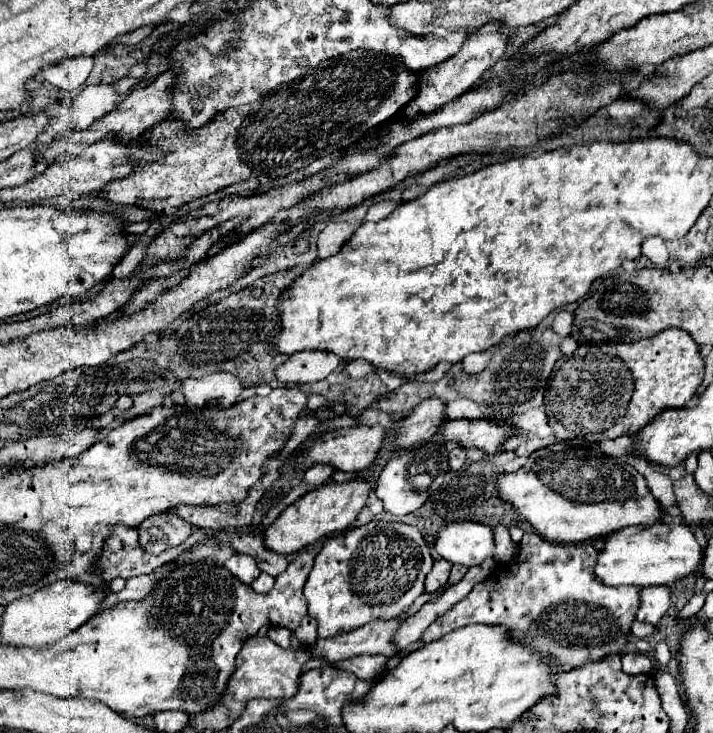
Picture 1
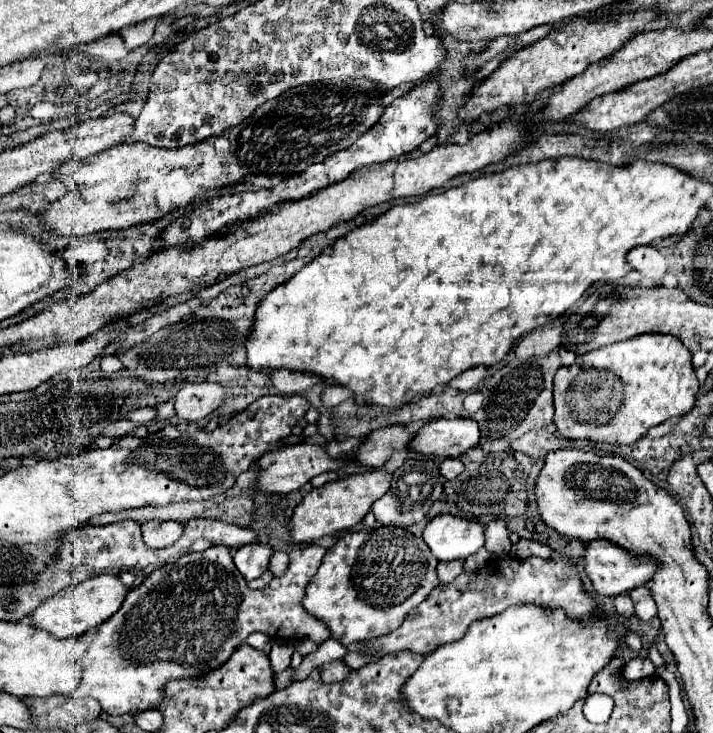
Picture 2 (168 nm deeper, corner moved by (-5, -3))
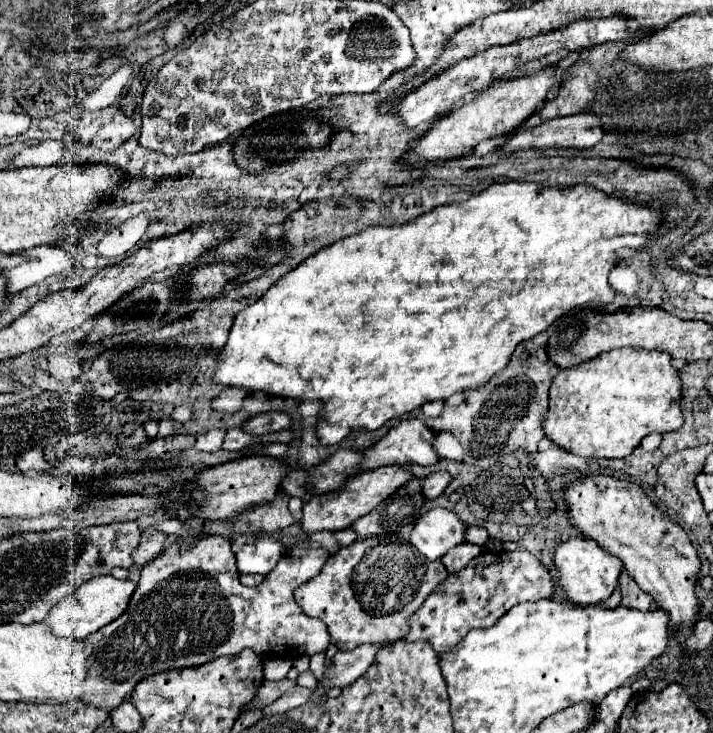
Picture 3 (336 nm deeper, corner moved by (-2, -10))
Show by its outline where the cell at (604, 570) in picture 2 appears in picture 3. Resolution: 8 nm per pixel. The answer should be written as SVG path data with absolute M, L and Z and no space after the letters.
M570 538L568 542L562 542L554 550L554 566L556 566L556 584L564 590L566 598L574 604L590 606L608 600L612 590L618 586L618 576L622 572L622 562L608 554L606 550L600 550L596 540L590 538Z

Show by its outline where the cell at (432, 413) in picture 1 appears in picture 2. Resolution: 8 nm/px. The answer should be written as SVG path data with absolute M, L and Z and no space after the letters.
M389 425L385 429L377 429L377 431L369 433L365 437L365 441L357 447L359 453L355 453L355 459L369 467L383 467L395 451L407 451L411 447L411 437L413 437L413 433L407 433L405 425Z

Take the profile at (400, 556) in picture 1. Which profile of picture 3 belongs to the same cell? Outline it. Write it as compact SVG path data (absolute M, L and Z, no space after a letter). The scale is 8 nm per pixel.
M372 536L372 538L358 538L358 540L354 540L350 546L340 548L336 556L330 556L330 558L328 558L328 562L324 564L324 568L320 570L320 574L318 574L316 578L308 580L304 586L300 586L300 588L294 592L294 596L296 596L296 602L300 604L300 608L304 610L306 616L318 618L318 620L322 620L322 622L326 624L328 634L330 634L330 638L332 638L332 644L336 644L338 650L354 650L354 648L360 646L360 644L384 646L384 644L390 644L390 642L396 642L396 640L404 638L404 636L408 634L408 630L410 630L410 626L408 626L408 618L410 618L410 616L424 604L424 600L430 596L430 592L432 592L432 590L434 590L446 576L448 576L448 572L444 570L444 564L442 564L440 560L430 562L430 560L424 558L424 556L410 544L410 542L400 540L400 538L394 538L394 536Z

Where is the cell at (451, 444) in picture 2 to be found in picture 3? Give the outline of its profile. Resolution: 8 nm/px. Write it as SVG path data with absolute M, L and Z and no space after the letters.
M402 420L388 430L388 434L374 446L362 452L360 470L372 470L378 466L430 466L438 462L438 454L432 448L434 432L424 426L422 420Z

